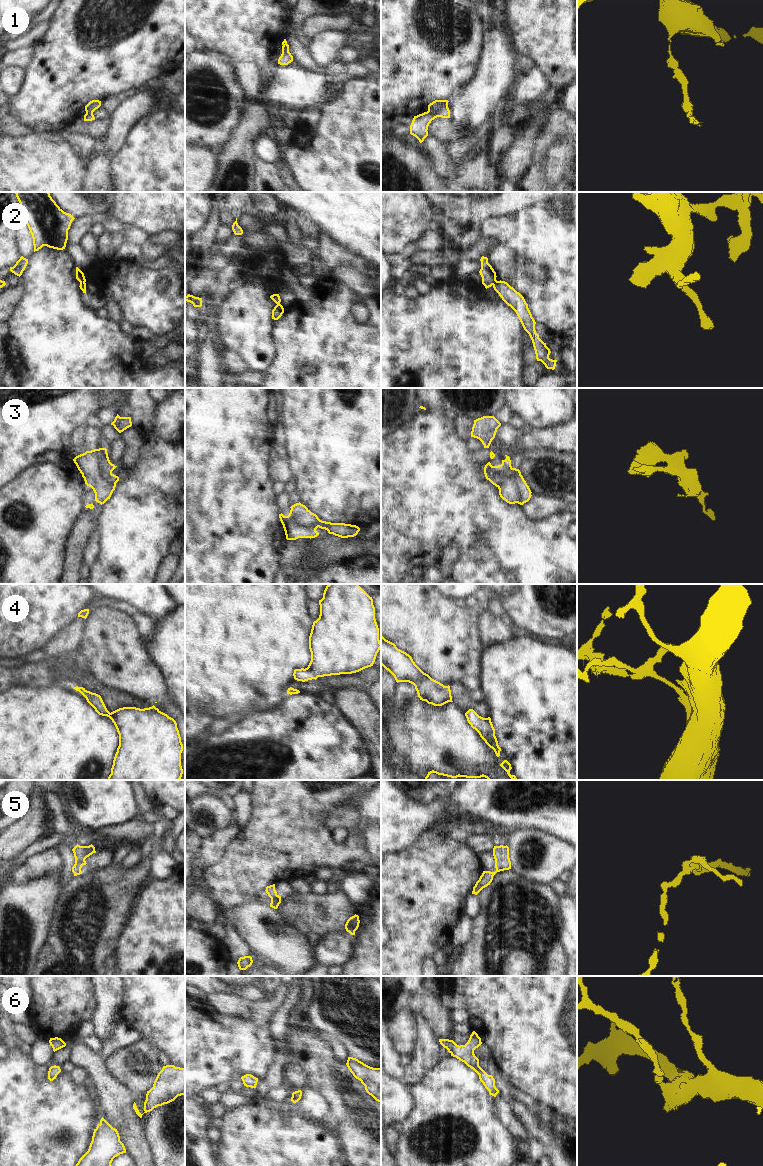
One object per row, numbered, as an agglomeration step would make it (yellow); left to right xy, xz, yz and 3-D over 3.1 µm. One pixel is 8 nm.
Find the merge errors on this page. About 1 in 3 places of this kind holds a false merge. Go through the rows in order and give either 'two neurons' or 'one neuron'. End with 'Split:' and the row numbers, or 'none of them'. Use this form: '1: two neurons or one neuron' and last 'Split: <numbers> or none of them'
1: two neurons
2: two neurons
3: one neuron
4: one neuron
5: one neuron
6: one neuron
Split: 1, 2

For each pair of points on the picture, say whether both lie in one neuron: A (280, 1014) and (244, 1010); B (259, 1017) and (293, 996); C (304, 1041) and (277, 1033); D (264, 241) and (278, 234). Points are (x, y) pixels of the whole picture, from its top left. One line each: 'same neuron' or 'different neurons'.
A: different neurons
B: different neurons
C: different neurons
D: different neurons

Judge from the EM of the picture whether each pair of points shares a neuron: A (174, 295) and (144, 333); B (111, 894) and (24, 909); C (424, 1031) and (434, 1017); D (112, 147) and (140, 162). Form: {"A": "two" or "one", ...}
{"A": "two", "B": "two", "C": "two", "D": "two"}

